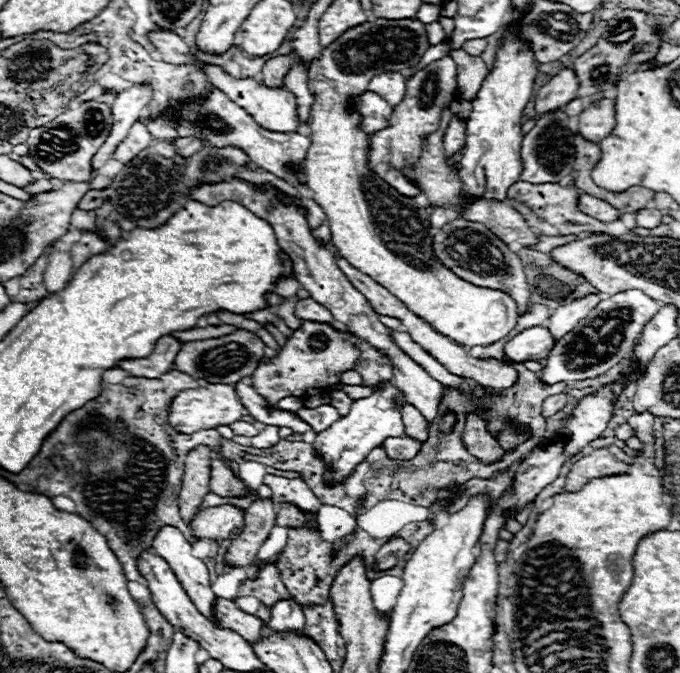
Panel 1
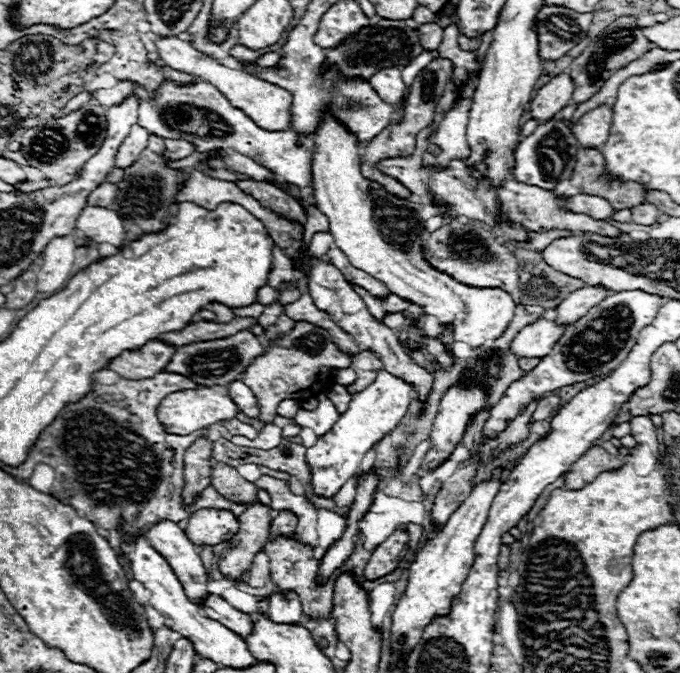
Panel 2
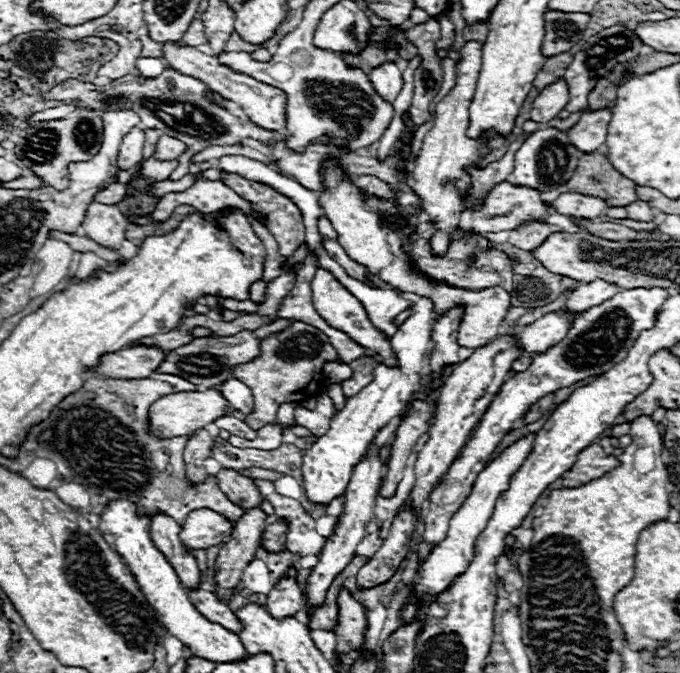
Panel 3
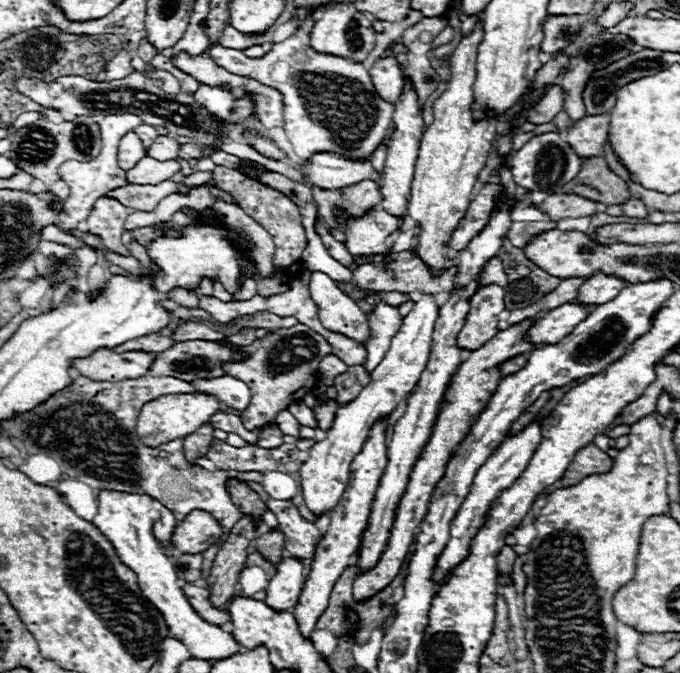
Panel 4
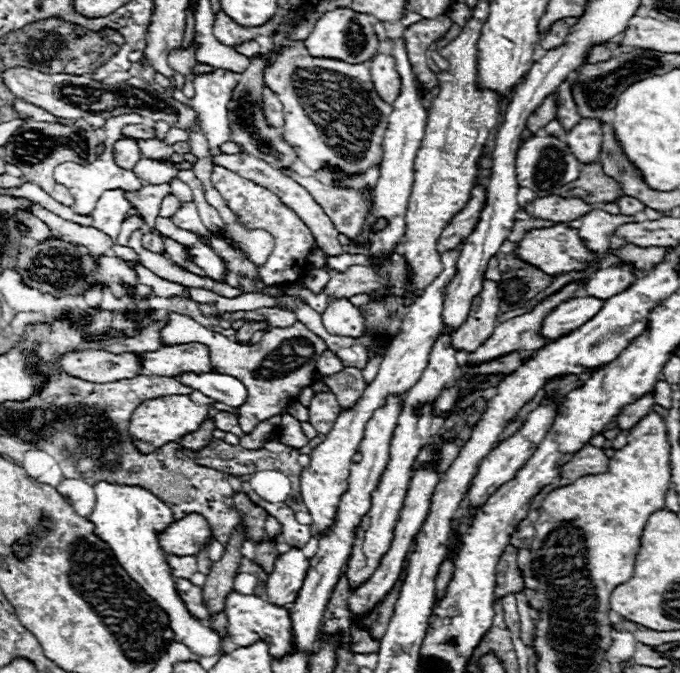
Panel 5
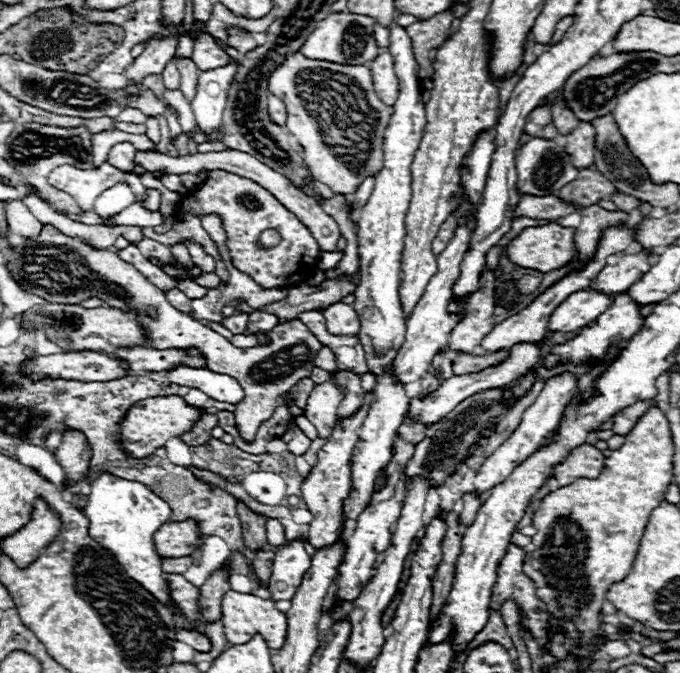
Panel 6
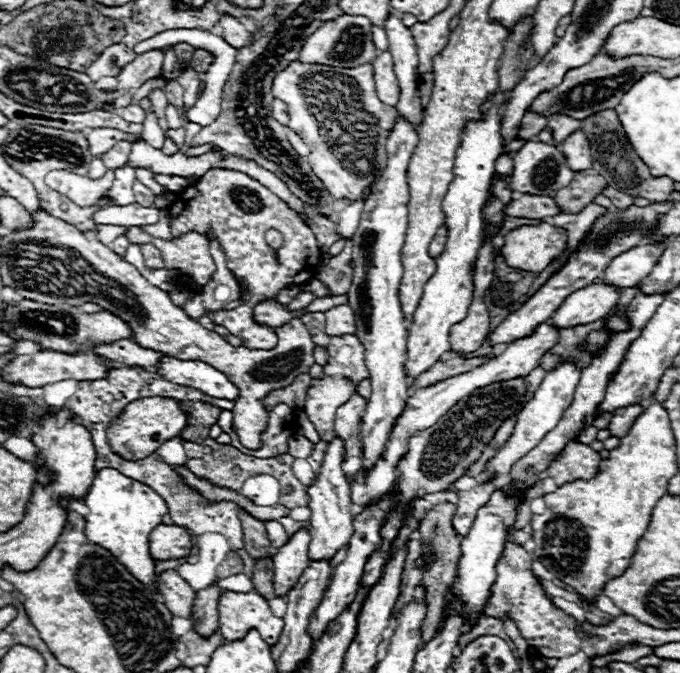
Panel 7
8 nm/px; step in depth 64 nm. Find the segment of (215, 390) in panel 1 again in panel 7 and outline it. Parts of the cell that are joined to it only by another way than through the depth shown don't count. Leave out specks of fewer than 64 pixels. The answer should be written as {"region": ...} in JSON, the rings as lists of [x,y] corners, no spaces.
{"region":[[[142,398],[138,402],[132,402],[126,406],[126,410],[110,424],[108,438],[110,446],[116,454],[122,454],[126,460],[142,460],[156,452],[162,442],[180,436],[186,428],[188,414],[180,408],[180,402],[174,398]]]}

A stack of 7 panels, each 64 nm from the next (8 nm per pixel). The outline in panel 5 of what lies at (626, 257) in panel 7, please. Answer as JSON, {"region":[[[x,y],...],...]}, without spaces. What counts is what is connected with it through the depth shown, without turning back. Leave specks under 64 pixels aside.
{"region":[[[608,266],[608,268],[600,268],[592,274],[592,278],[584,286],[584,292],[586,292],[586,296],[606,302],[608,298],[626,290],[634,280],[636,280],[636,276],[632,276],[628,268]]]}

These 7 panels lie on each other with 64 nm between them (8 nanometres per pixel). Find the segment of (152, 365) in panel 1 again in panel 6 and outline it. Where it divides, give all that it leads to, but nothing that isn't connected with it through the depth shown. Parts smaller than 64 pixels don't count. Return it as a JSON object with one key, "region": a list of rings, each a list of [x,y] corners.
{"region":[[[94,350],[38,356],[34,362],[24,362],[22,372],[30,374],[34,380],[42,376],[52,376],[82,382],[108,382],[130,374],[122,360],[110,358],[108,354]]]}

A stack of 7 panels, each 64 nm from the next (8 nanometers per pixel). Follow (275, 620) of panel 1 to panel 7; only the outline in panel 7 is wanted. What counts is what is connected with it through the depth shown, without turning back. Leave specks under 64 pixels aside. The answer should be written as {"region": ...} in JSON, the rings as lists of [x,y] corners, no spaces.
{"region":[[[298,530],[278,552],[274,554],[274,592],[284,598],[296,586],[302,572],[310,566],[306,548],[310,544],[308,530]]]}

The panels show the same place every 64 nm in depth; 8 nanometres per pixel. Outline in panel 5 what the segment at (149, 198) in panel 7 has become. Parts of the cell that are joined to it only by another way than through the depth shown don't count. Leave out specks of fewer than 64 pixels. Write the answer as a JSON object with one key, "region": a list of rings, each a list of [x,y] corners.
{"region":[[[122,114],[122,116],[112,116],[106,120],[104,128],[102,128],[102,134],[104,134],[104,152],[98,160],[94,160],[92,164],[86,164],[86,166],[80,166],[80,164],[74,164],[74,162],[64,162],[60,164],[56,170],[54,170],[54,178],[56,182],[64,184],[70,194],[74,196],[74,212],[80,214],[80,216],[88,216],[92,210],[94,210],[94,204],[96,200],[102,196],[105,190],[116,190],[116,188],[122,188],[122,190],[138,190],[142,186],[140,178],[136,178],[132,174],[132,170],[124,170],[124,168],[118,168],[116,162],[114,162],[114,144],[122,138],[122,128],[128,126],[128,124],[142,124],[144,118],[138,116],[138,114]]]}

